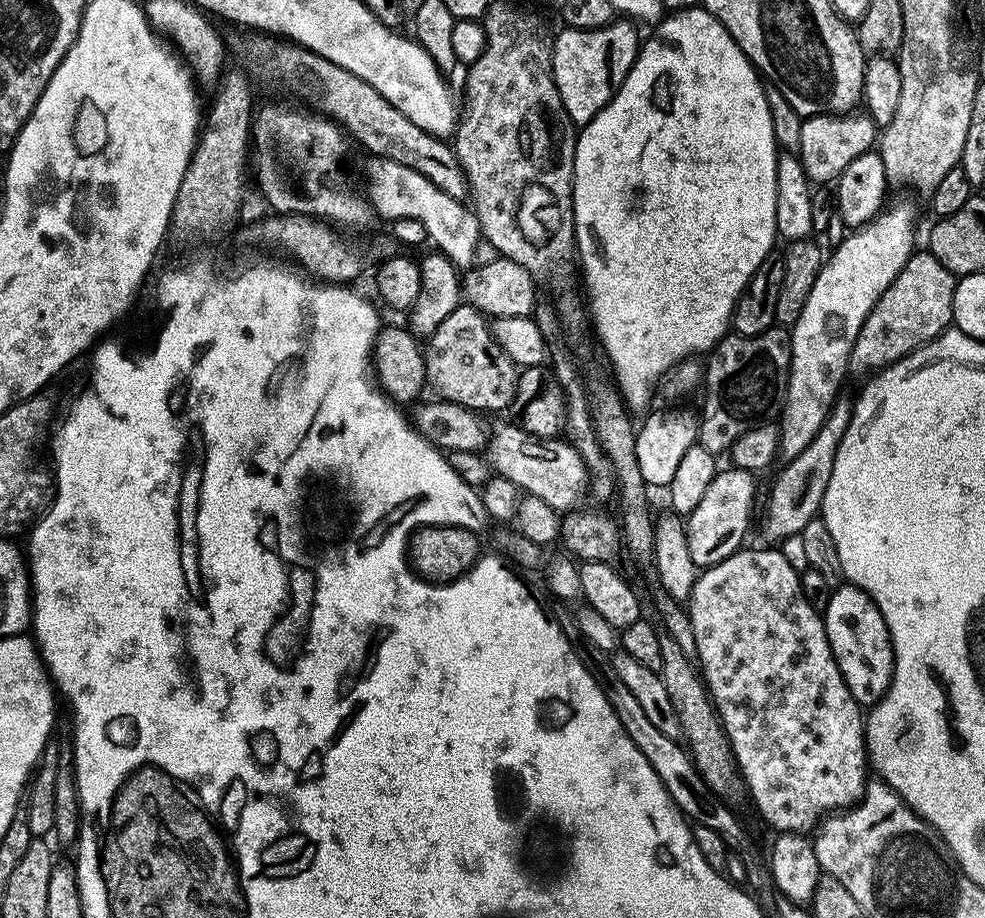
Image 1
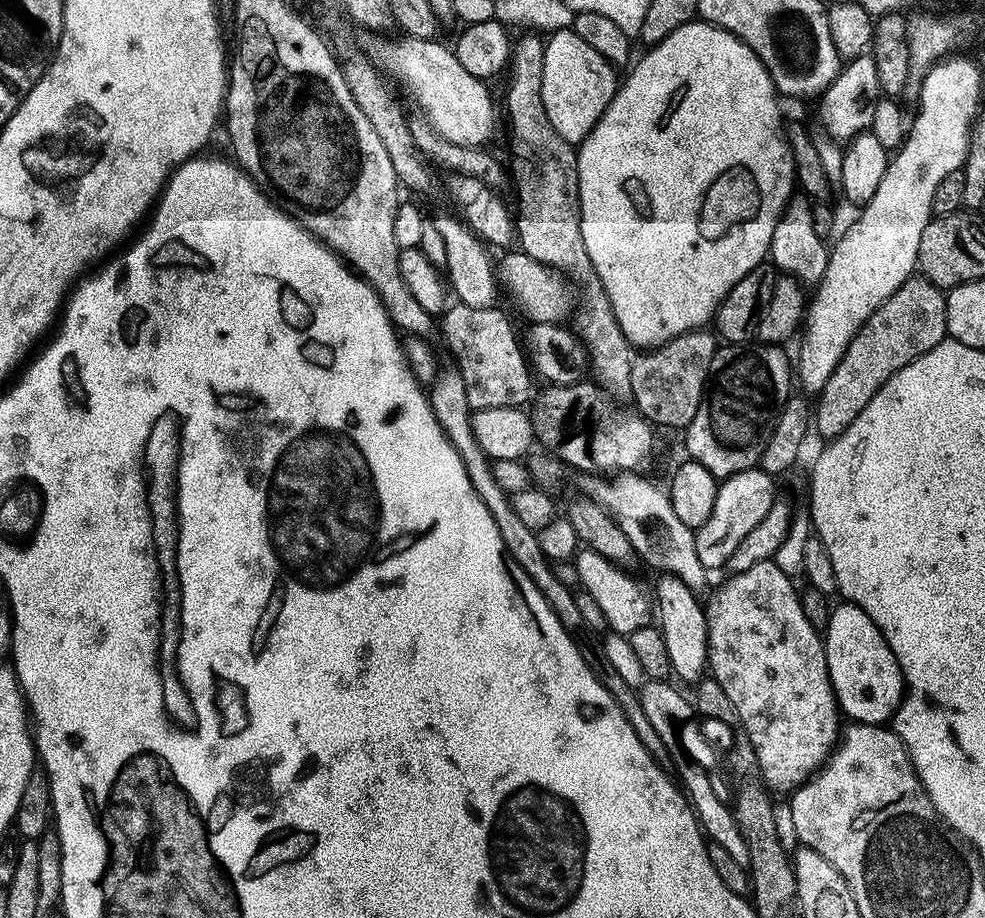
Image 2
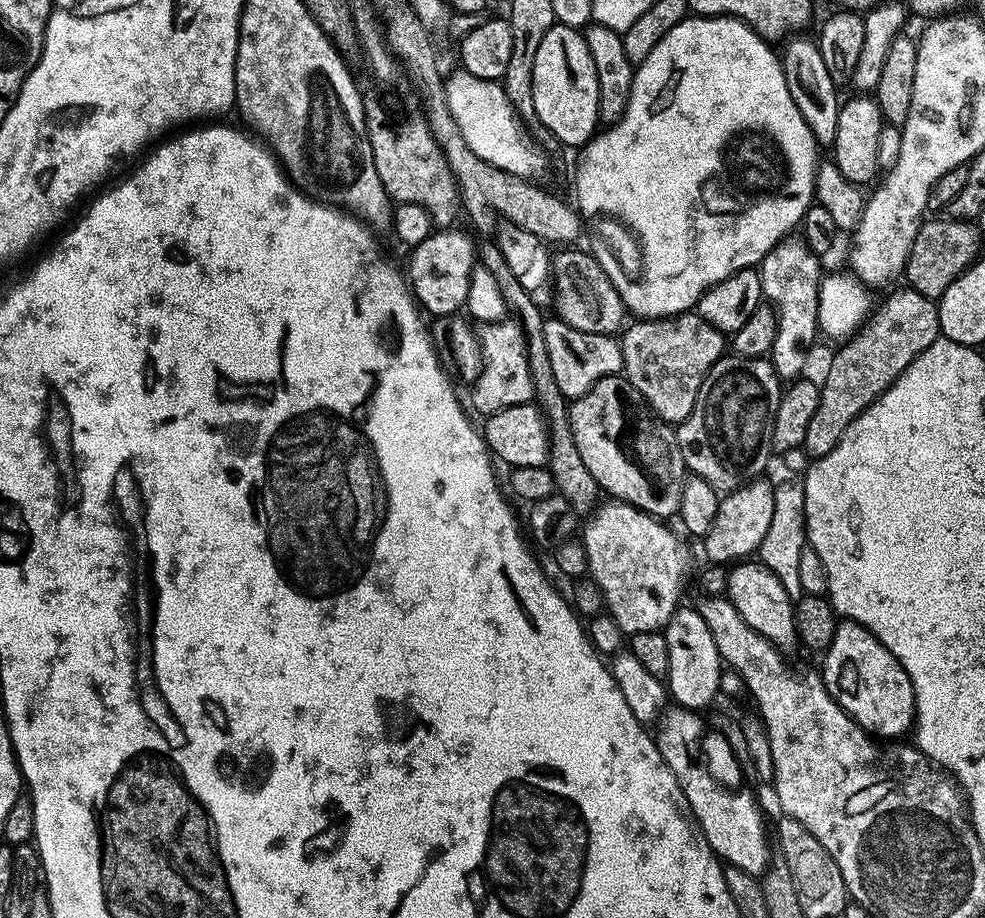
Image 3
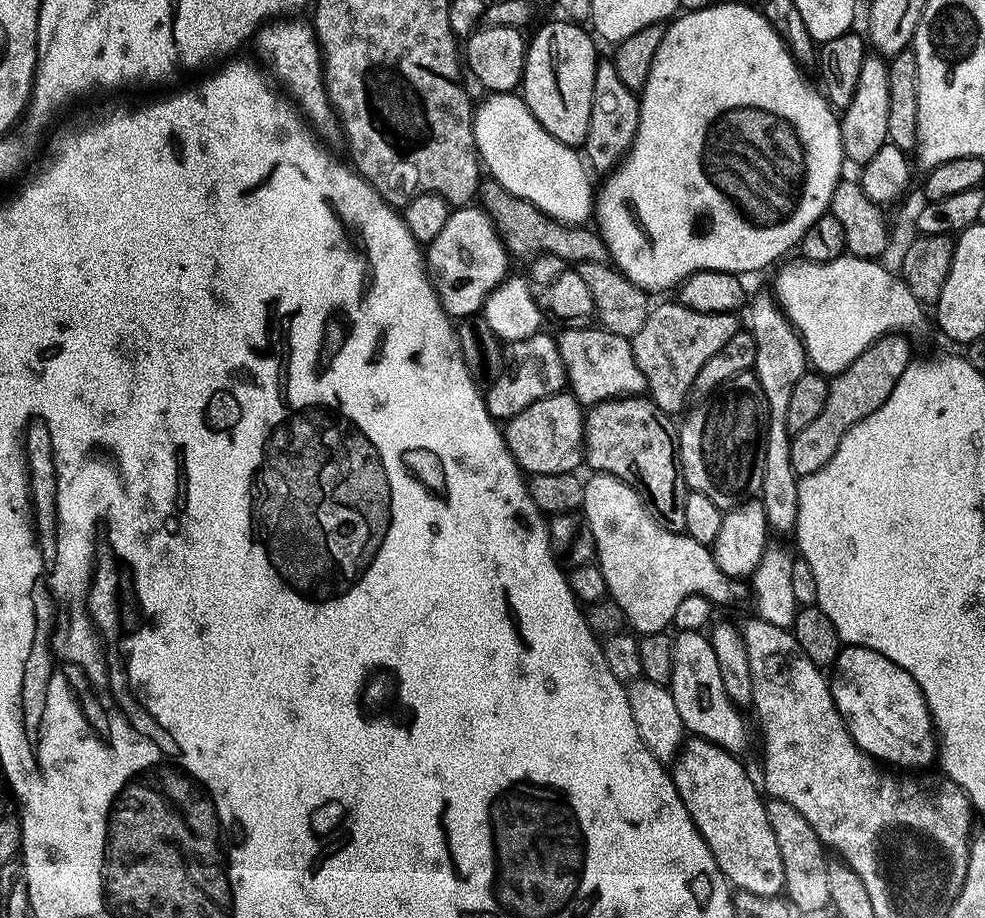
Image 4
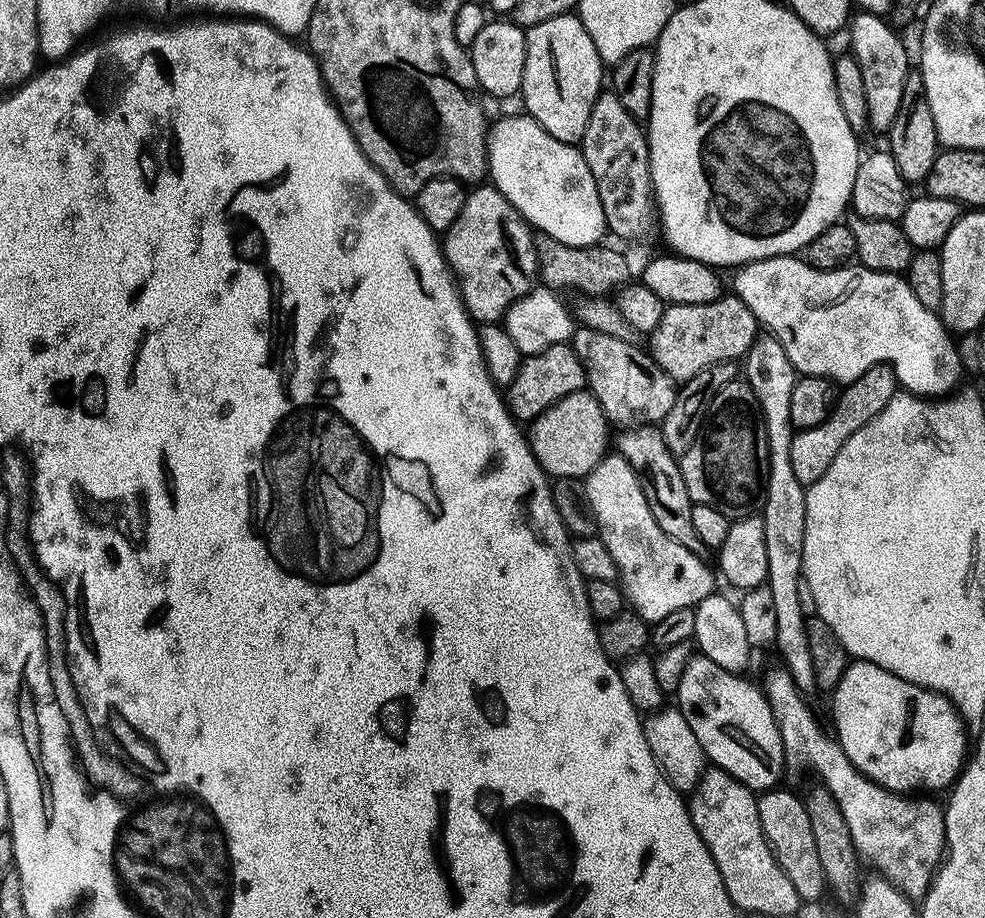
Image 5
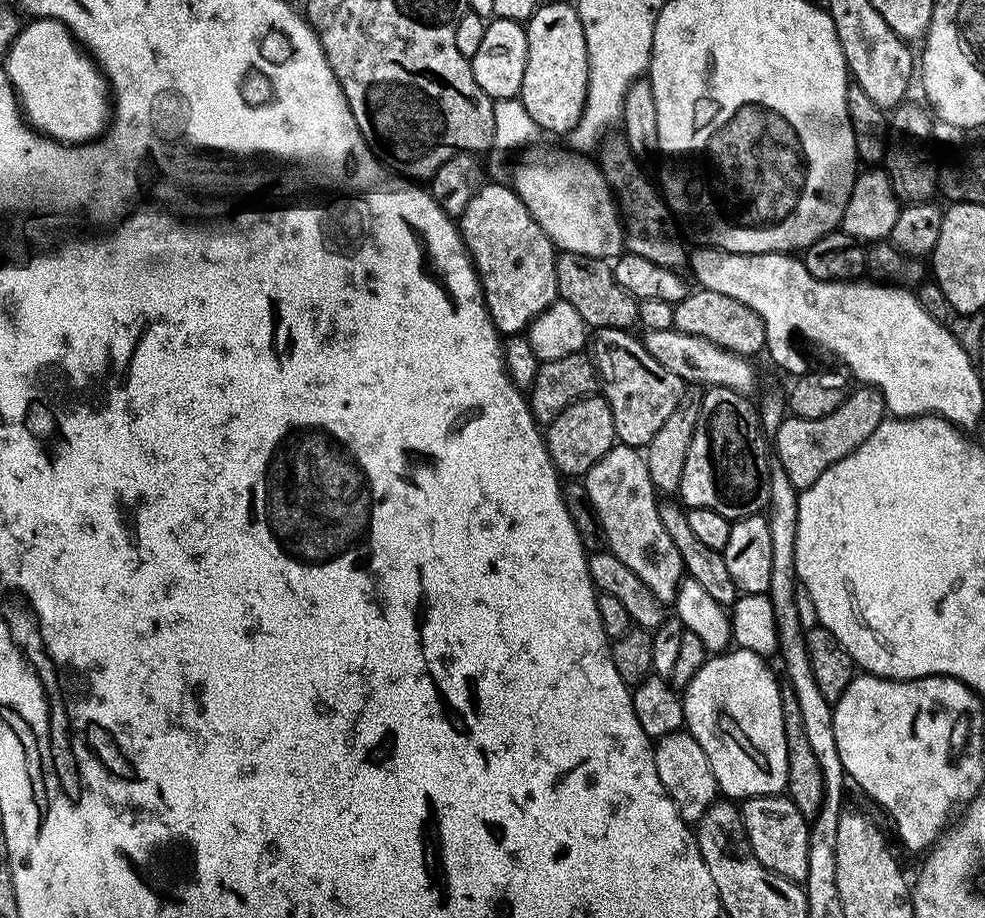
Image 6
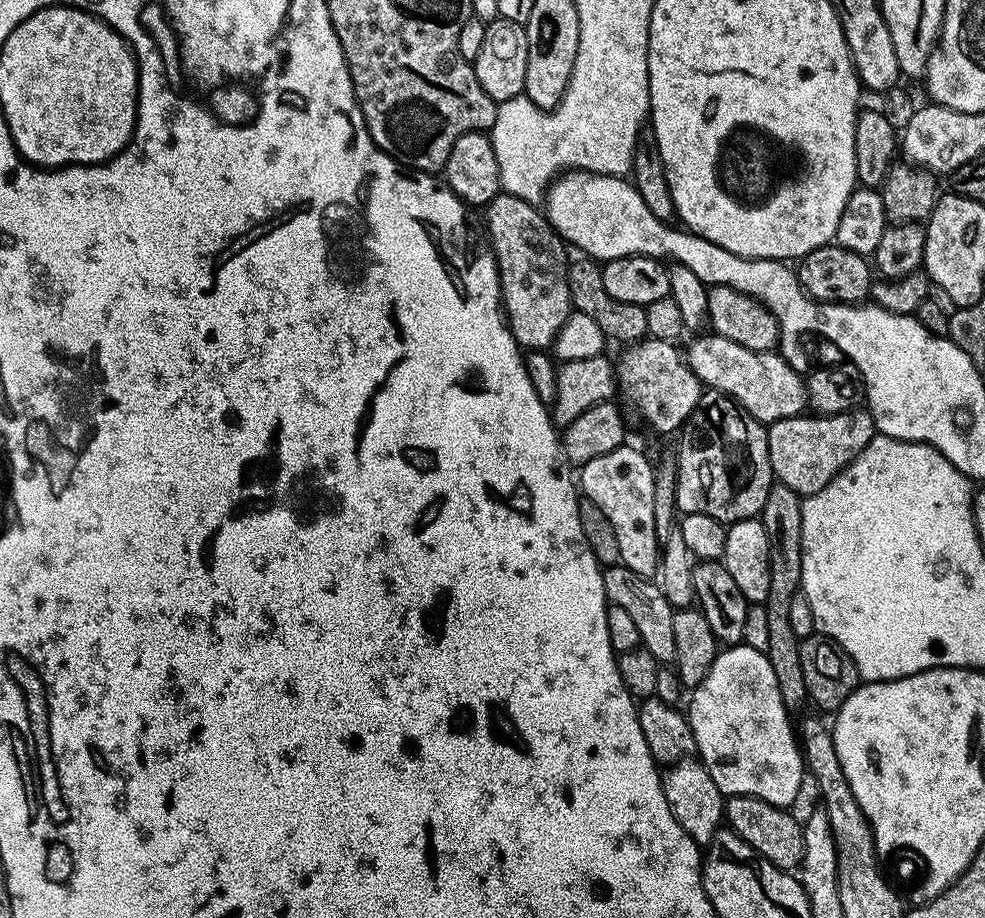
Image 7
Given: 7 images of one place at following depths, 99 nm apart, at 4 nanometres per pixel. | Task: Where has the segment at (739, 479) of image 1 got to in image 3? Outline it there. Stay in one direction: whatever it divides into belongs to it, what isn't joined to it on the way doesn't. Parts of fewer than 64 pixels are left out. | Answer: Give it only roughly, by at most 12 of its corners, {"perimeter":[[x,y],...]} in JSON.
{"perimeter":[[764,478],[727,493],[702,537],[713,565],[760,547],[774,511]]}

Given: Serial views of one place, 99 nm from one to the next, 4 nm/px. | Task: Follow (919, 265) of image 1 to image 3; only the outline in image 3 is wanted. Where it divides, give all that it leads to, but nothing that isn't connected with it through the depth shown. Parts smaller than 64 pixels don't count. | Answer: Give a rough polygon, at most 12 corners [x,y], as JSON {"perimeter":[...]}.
{"perimeter":[[901,286],[839,345],[803,451],[821,460],[941,339],[937,301]]}

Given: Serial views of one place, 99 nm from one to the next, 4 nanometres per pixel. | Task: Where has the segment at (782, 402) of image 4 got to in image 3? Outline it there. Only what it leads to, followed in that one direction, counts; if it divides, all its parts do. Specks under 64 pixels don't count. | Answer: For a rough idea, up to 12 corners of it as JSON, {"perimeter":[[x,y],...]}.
{"perimeter":[[803,238],[758,265],[776,312],[770,359],[784,382],[818,337],[821,257]]}

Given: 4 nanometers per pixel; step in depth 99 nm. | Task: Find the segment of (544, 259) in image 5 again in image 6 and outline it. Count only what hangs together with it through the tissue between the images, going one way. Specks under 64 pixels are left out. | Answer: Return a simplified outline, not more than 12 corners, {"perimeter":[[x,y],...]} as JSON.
{"perimeter":[[563,251],[559,299],[590,328],[631,329],[639,301],[603,257]]}

